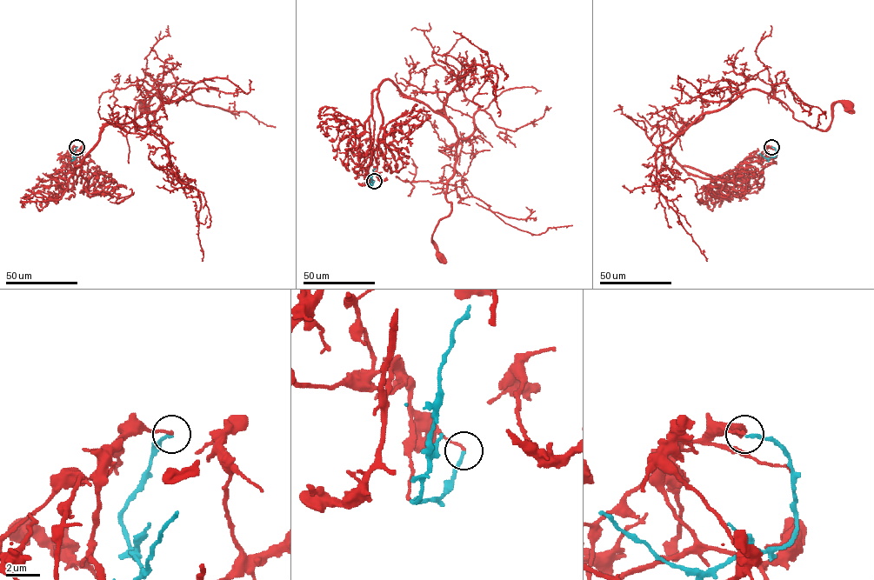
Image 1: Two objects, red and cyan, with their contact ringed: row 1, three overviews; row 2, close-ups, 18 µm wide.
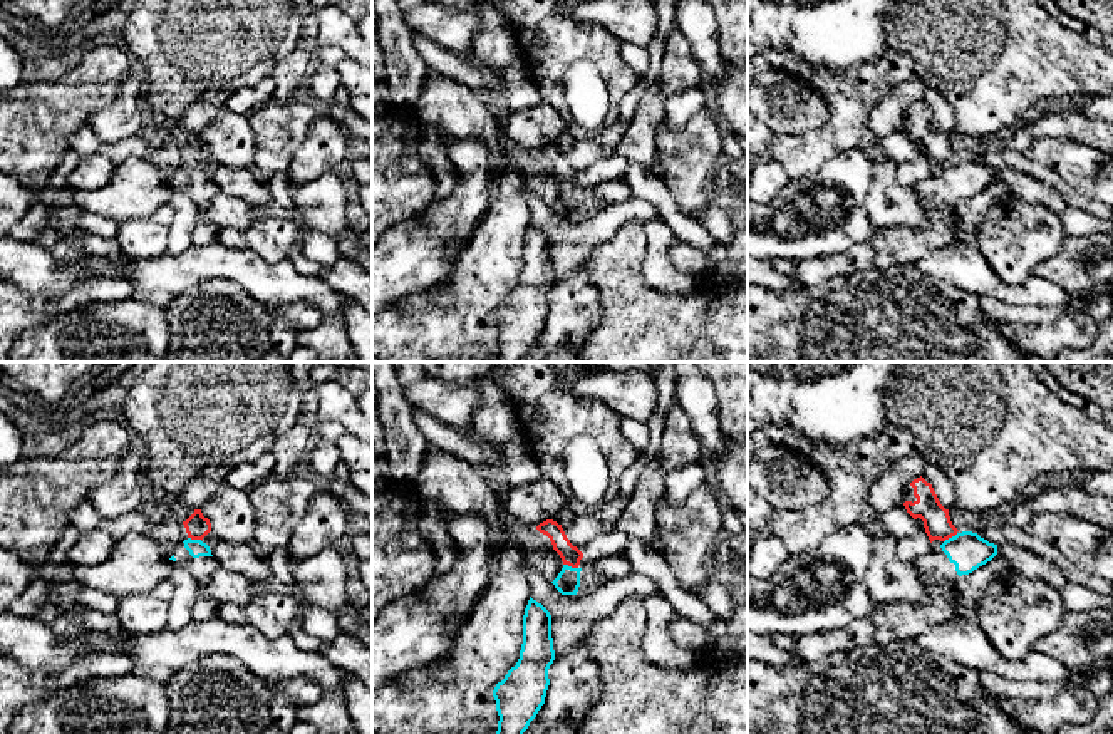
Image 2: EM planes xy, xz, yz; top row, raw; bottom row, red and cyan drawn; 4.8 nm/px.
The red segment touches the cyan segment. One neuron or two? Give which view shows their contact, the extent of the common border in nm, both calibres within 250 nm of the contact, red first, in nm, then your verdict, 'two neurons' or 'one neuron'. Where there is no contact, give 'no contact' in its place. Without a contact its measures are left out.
xz | 80 nm | 100/120 nm | two neurons

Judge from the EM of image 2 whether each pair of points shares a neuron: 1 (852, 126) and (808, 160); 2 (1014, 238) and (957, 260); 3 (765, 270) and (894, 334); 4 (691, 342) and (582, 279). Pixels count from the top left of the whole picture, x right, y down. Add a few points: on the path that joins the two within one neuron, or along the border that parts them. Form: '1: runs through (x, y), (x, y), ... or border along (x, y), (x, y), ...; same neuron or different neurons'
1: runs through (842, 134), (827, 141), (818, 149); same neuron
2: border along (974, 247), (1004, 282); different neurons
3: border along (800, 287), (795, 290), (765, 290); different neurons
4: border along (584, 265), (589, 282), (597, 294), (599, 324); different neurons

